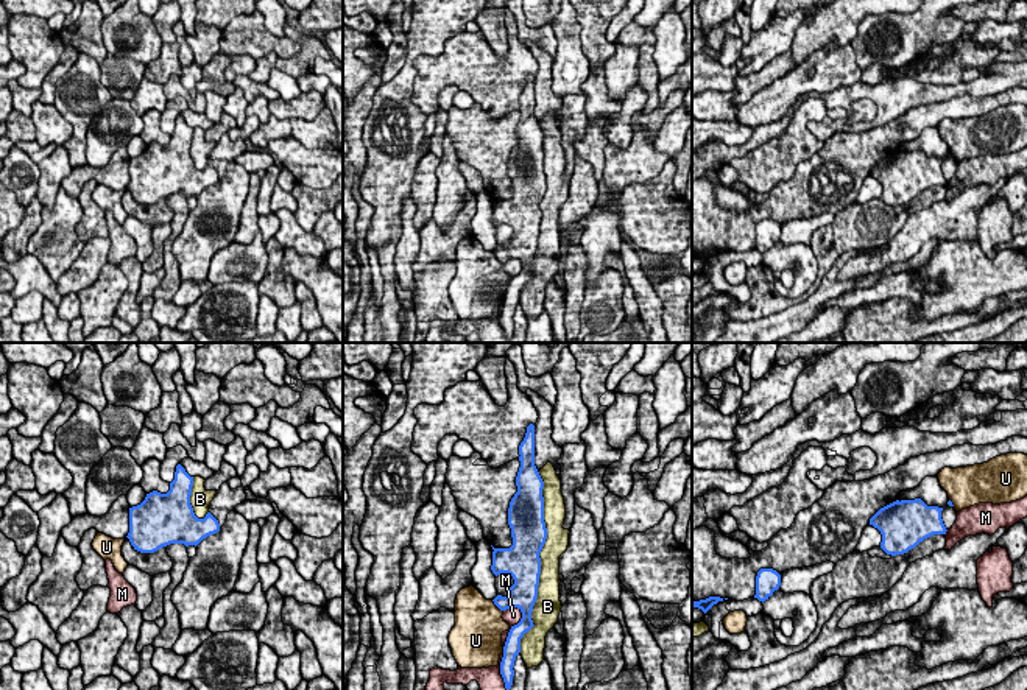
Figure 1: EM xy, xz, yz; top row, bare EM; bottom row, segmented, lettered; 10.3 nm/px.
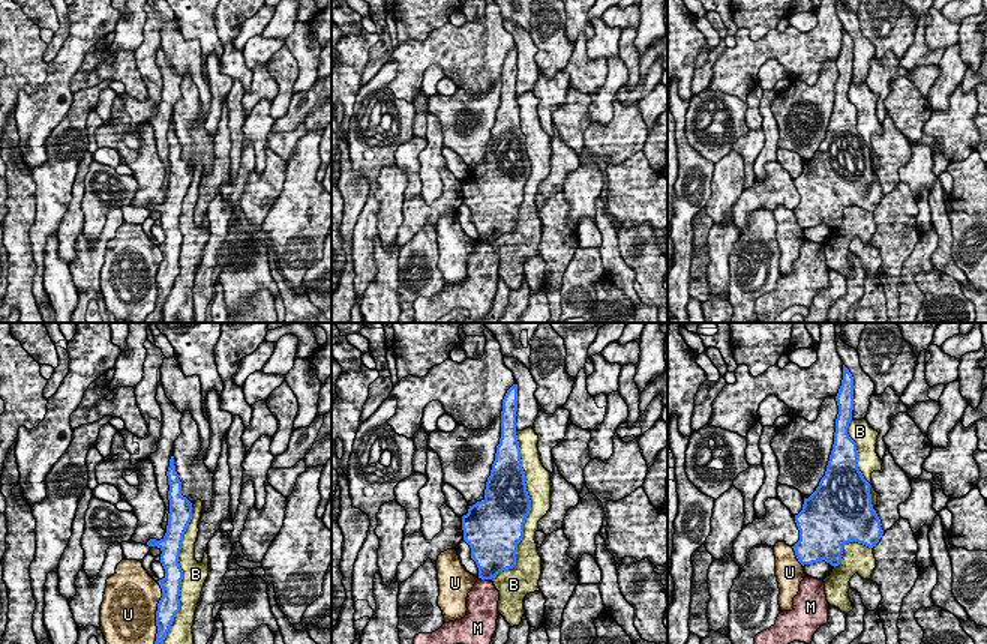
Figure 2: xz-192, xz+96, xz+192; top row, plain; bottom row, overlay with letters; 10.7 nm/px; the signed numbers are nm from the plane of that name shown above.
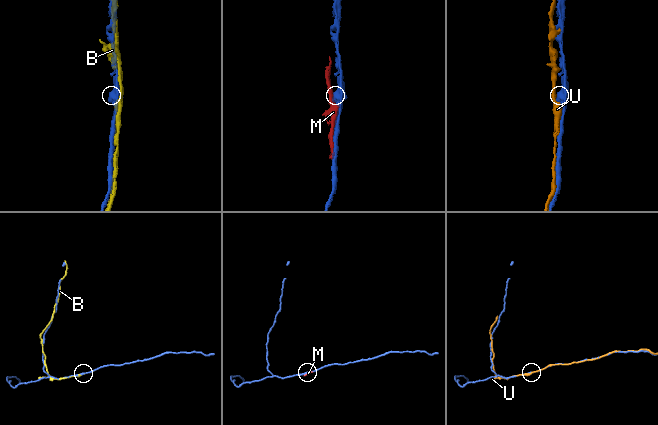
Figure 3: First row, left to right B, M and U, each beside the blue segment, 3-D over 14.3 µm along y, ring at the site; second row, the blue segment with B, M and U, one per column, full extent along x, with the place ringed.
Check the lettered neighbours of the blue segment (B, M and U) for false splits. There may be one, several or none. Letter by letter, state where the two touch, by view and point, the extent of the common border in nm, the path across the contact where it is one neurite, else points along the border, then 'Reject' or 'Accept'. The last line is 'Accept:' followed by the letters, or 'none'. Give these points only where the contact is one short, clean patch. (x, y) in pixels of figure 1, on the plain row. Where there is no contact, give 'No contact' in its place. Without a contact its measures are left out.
B: Touches blue at xz (539, 214). Shared border 1850 nm. Reject
M: Touches blue at xz (513, 278). Shared border 460 nm. Reject
U: Touches blue at xz (497, 257). Shared border 170 nm. Reject
Accept: none

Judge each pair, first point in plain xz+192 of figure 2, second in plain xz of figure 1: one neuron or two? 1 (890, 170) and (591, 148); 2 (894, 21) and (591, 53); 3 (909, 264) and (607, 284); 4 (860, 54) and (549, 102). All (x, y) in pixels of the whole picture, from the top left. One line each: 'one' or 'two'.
1: two
2: two
3: one
4: one

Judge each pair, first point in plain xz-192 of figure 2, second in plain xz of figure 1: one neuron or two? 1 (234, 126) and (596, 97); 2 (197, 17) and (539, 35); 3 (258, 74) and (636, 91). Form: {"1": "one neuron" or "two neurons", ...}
{"1": "one neuron", "2": "two neurons", "3": "two neurons"}

